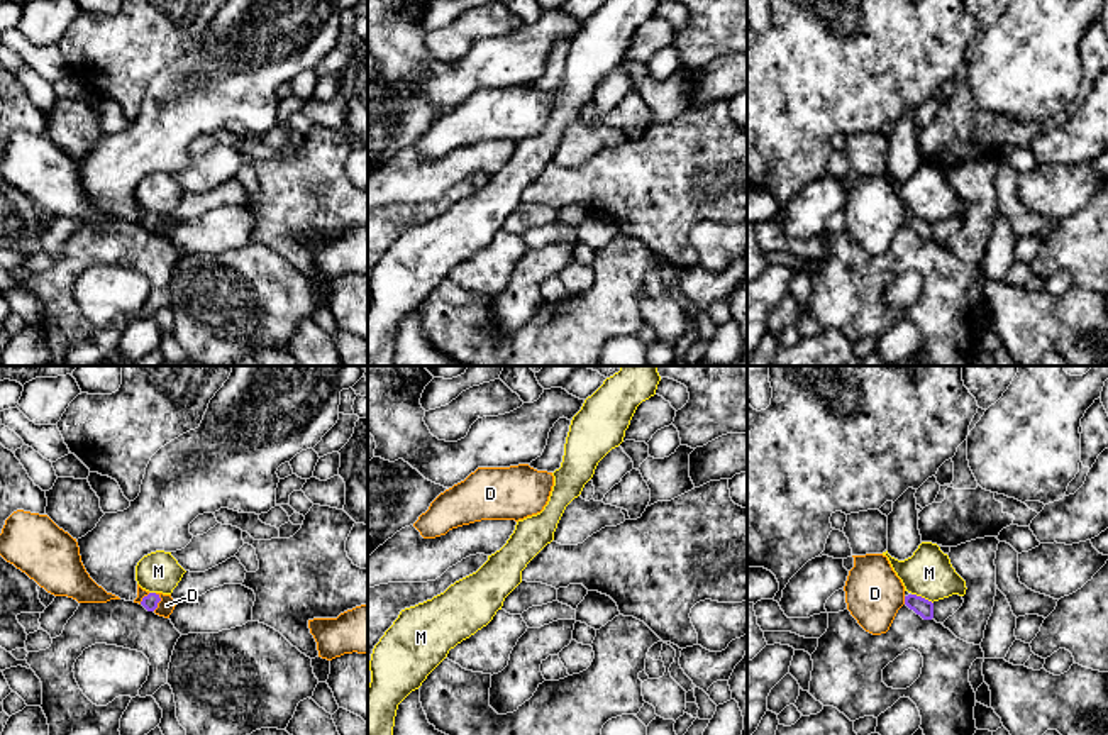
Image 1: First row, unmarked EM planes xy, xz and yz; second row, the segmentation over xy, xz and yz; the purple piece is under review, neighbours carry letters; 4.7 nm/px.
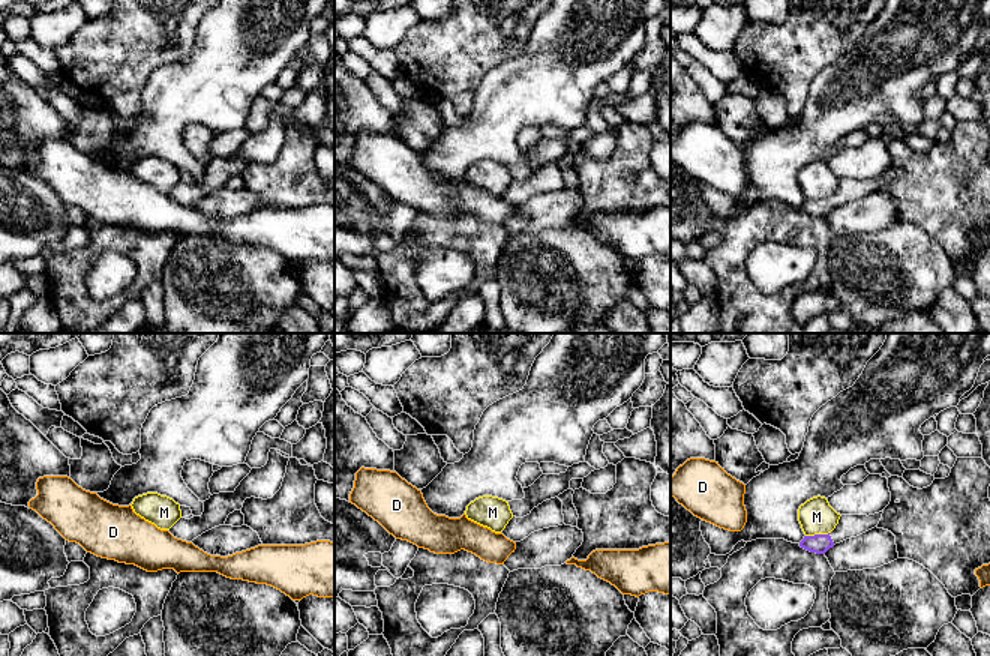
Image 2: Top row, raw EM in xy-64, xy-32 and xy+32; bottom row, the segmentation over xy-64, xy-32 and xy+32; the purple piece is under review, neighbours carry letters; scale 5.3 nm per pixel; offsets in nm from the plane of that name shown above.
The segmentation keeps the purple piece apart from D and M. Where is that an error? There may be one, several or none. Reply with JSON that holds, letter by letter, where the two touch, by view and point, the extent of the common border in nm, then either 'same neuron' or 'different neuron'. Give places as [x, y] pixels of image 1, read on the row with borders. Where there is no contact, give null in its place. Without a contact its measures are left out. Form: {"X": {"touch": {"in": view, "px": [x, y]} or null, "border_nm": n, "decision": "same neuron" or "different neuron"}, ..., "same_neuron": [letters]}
{"D": {"touch": {"in": "xy", "px": [158, 602]}, "border_nm": 90, "decision": "different neuron"}, "M": {"touch": {"in": "yz", "px": [922, 598]}, "border_nm": 120, "decision": "different neuron"}, "same_neuron": []}

